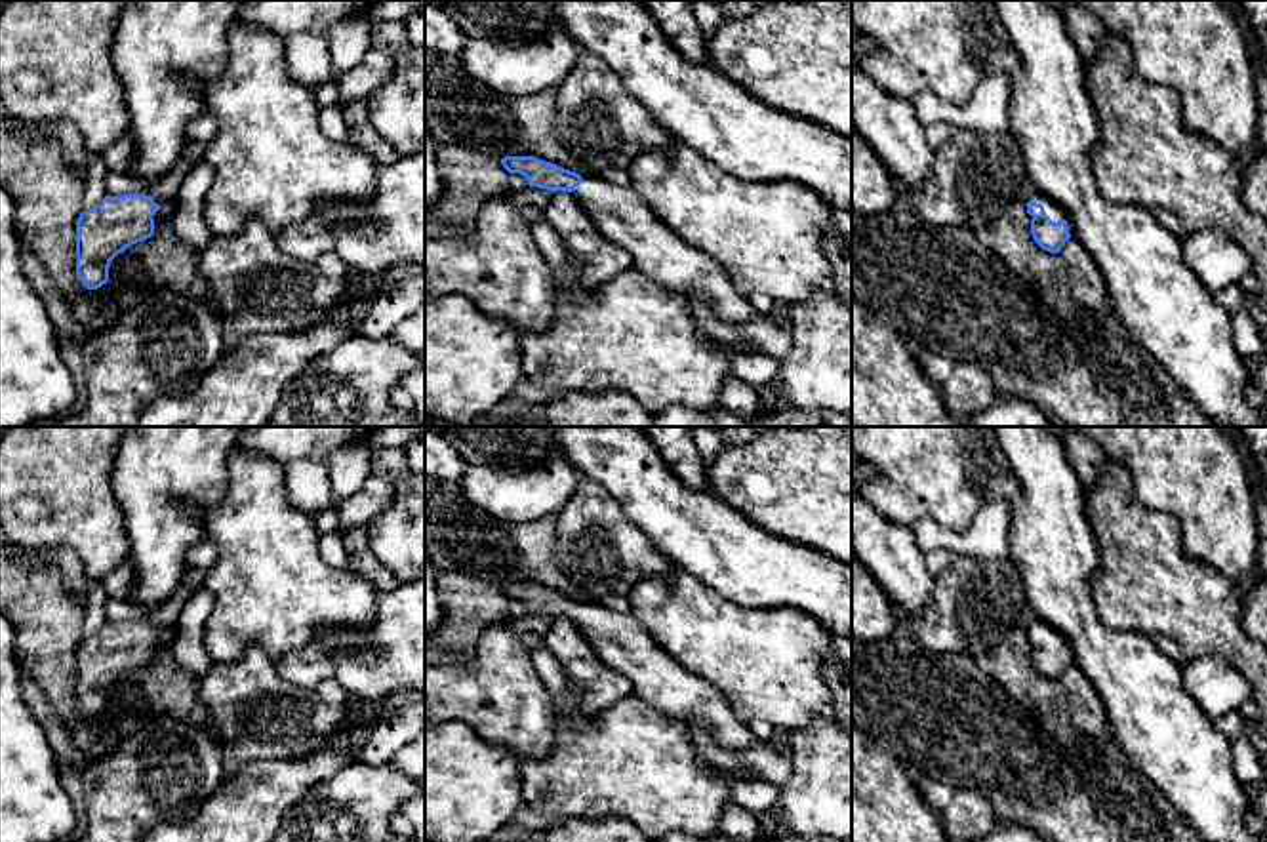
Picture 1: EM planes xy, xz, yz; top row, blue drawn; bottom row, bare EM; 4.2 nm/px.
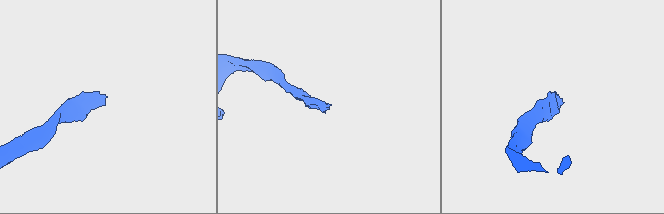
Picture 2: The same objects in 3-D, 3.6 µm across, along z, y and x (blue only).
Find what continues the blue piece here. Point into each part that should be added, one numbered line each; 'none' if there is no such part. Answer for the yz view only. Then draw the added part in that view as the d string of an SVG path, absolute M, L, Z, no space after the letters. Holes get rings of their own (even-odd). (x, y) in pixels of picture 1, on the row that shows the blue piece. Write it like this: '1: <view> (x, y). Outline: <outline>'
1: yz (1054, 210). Outline: M1035 192L1031 200L1036 202L1036 204L1042 204L1046 215L1048 215L1054 223L1065 219L1065 221L1067 221L1067 232L1069 232L1071 236L1075 234L1073 225L1071 225L1071 217L1067 215L1067 211L1065 211L1057 202L1050 200L1048 196L1044 196L1044 194L1040 194L1040 192Z

